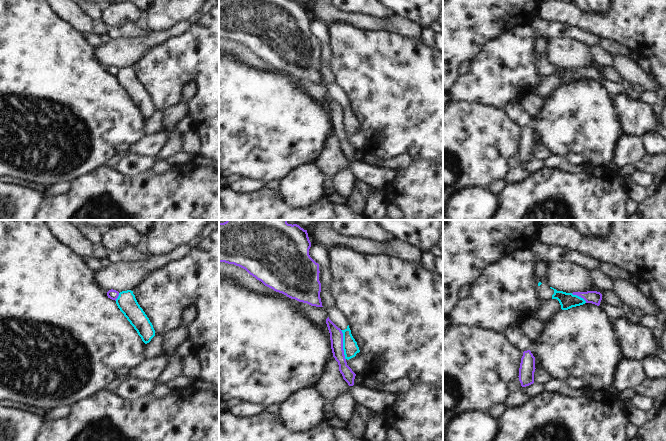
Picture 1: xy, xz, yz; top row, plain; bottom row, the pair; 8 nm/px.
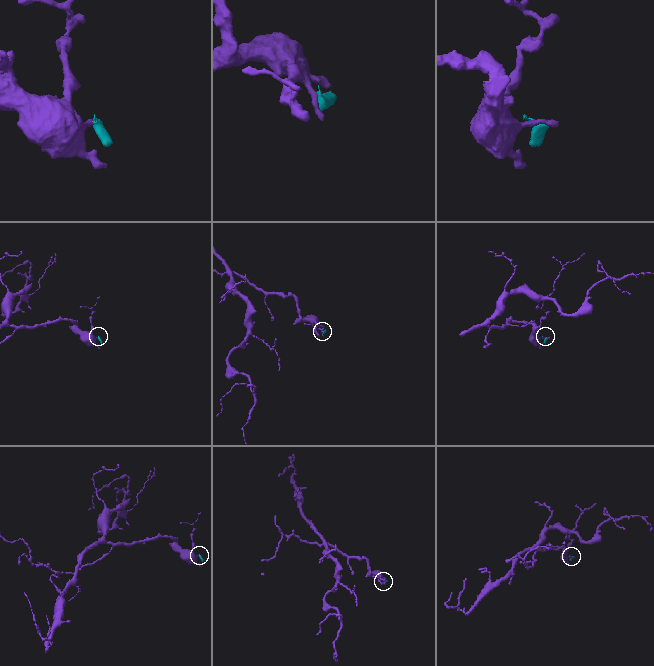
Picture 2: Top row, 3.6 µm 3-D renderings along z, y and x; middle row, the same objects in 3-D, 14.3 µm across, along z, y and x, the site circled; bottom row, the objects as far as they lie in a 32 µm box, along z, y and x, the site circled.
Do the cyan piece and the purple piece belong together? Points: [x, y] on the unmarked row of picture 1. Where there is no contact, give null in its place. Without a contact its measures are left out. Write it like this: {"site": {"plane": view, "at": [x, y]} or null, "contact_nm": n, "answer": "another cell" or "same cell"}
{"site": {"plane": "xz", "at": [343, 121]}, "contact_nm": 240, "answer": "another cell"}

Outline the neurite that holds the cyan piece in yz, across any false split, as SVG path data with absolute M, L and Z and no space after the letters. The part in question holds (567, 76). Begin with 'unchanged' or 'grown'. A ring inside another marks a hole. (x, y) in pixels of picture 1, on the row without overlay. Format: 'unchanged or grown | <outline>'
grown | M537 36L535 48L537 54L537 69L540 75L557 75L561 81L562 86L568 86L572 83L580 82L586 79L586 77L572 69L566 69L563 67L557 67L556 65L549 63L545 57L545 51L547 48L547 42L549 40Z

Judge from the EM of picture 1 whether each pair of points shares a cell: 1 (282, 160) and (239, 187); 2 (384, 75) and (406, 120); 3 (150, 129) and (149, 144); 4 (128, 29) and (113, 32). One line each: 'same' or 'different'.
1: different
2: same
3: different
4: same

